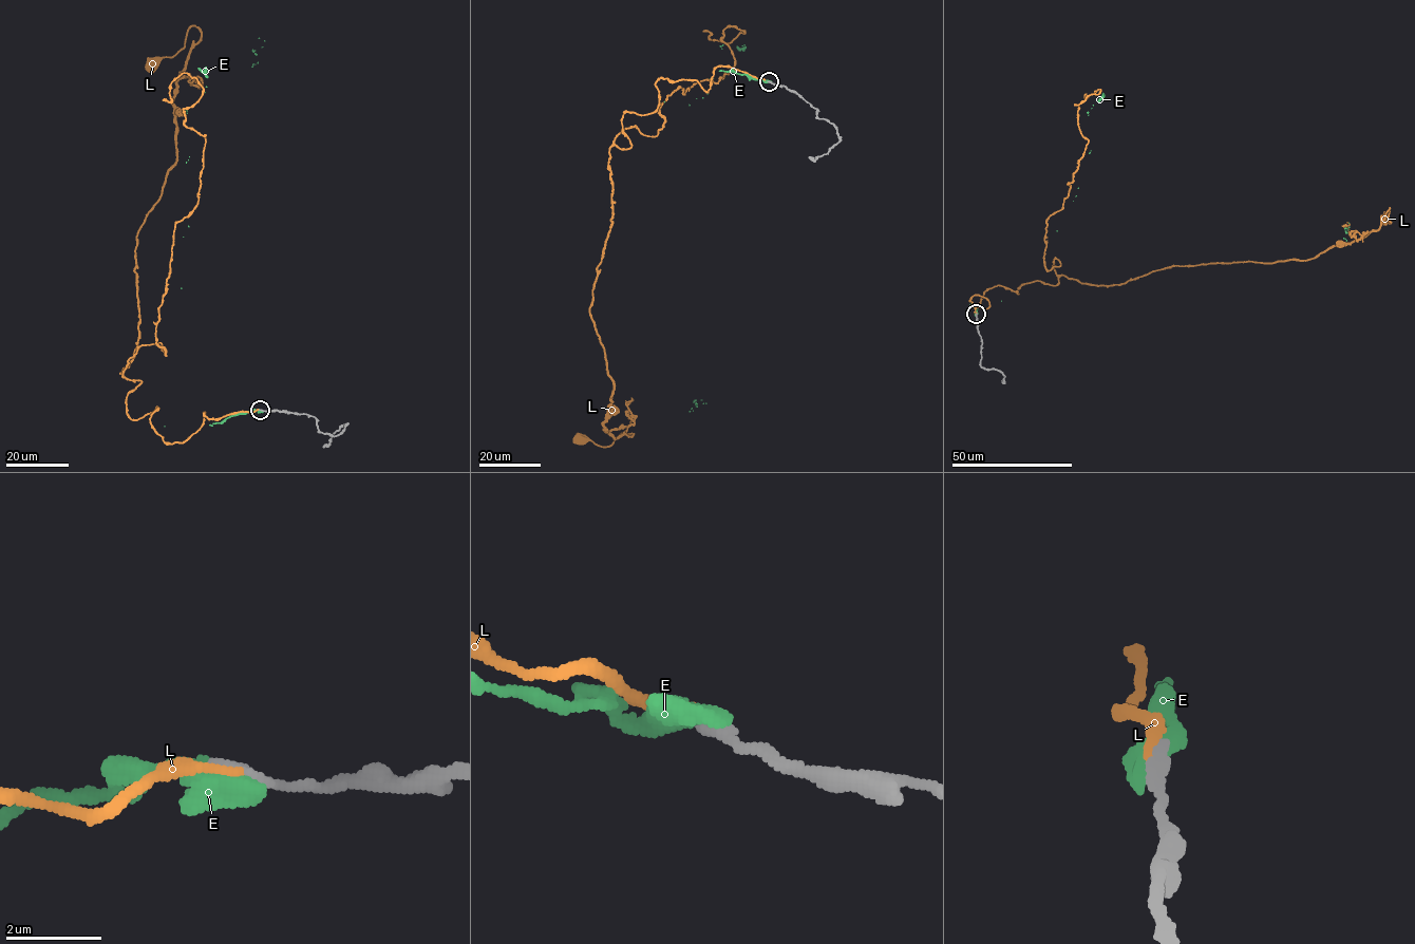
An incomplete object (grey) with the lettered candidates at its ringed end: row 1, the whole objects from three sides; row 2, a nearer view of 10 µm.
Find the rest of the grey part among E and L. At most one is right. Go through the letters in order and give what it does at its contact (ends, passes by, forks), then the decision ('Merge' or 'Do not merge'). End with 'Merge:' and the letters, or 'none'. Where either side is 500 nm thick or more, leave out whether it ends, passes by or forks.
E: It passes by. Do not merge
L: It ends there. Merge
Merge: L

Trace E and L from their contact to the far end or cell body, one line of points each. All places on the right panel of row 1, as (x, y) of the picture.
E: (976, 314), (976, 306), (1076, 196), (1091, 151), (1347, 230)
L: (976, 314), (973, 296), (987, 307), (999, 285), (1307, 261), (1390, 207), (1384, 220)

